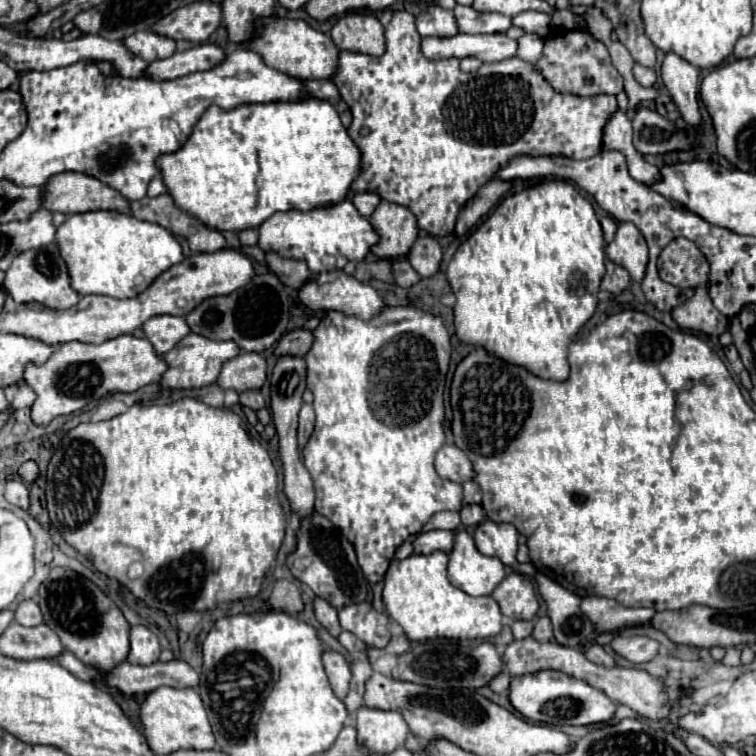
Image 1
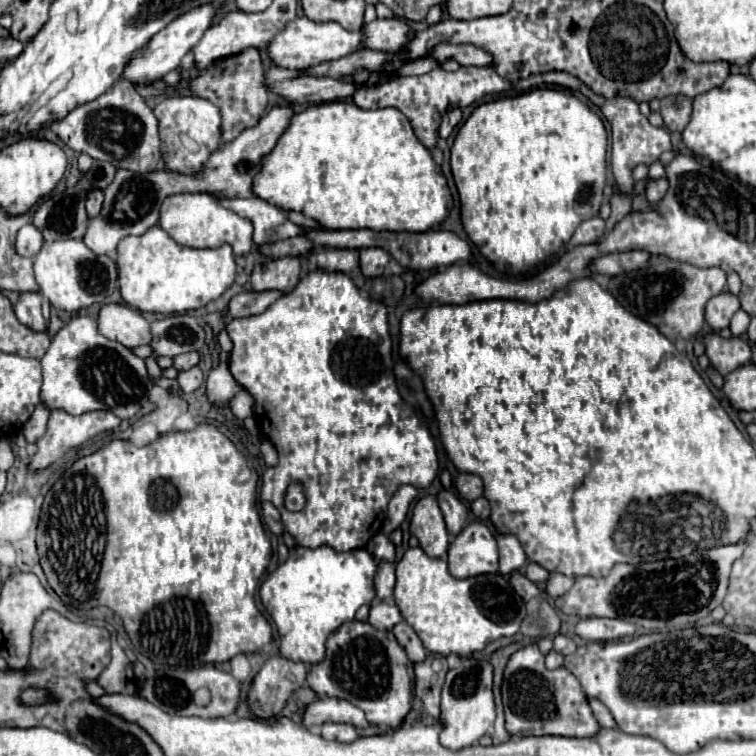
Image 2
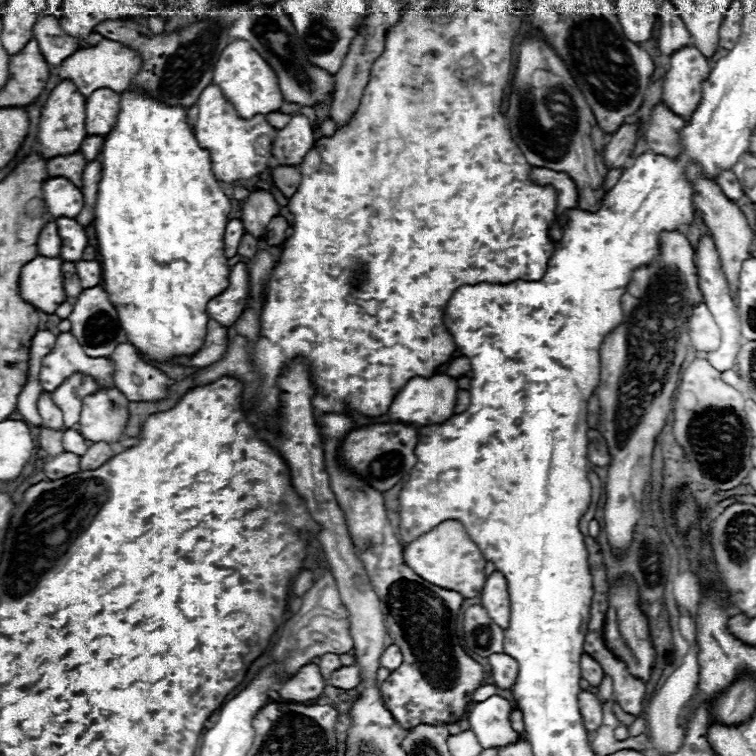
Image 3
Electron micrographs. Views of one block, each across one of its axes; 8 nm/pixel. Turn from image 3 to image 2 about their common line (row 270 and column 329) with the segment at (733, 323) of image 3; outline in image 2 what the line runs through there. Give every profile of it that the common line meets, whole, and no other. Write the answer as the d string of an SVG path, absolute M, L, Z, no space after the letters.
M318 698L316 702L308 704L304 710L304 728L312 728L312 726L322 726L326 722L344 722L344 724L352 724L356 728L366 728L368 720L362 714L360 708L356 708L354 704L340 700L340 698Z

